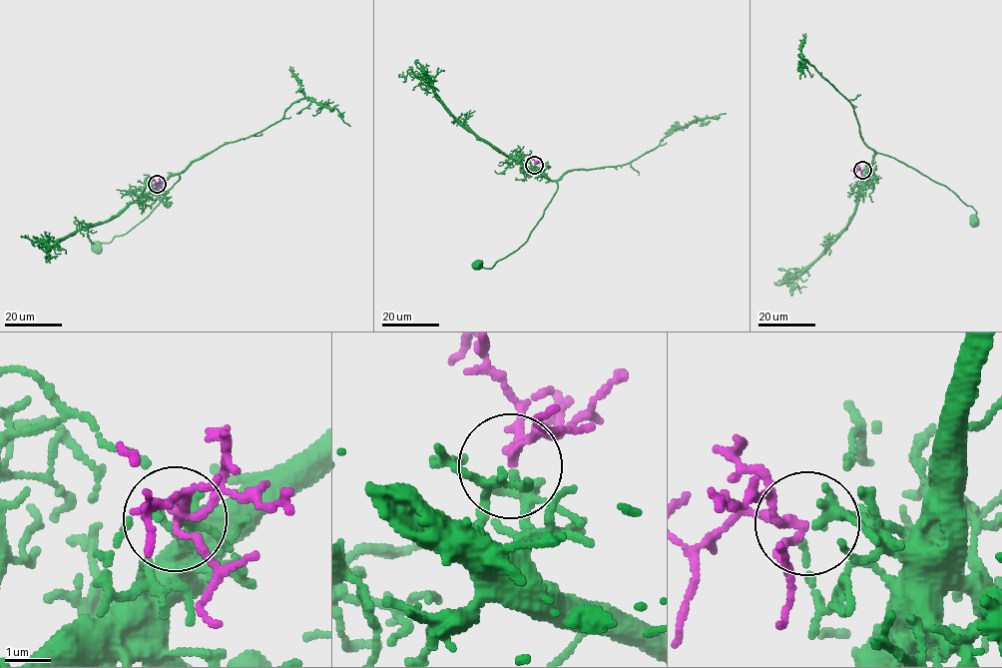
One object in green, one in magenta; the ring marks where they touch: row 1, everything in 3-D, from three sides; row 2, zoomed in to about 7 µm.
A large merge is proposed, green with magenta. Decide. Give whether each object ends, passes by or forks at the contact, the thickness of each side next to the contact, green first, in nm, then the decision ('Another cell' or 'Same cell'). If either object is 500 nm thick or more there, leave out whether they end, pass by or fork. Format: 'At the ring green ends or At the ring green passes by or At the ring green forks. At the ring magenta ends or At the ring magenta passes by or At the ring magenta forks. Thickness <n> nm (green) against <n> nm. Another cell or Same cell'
At the ring green forks. At the ring magenta forks. Thickness 150 nm (green) against 140 nm. Same cell

